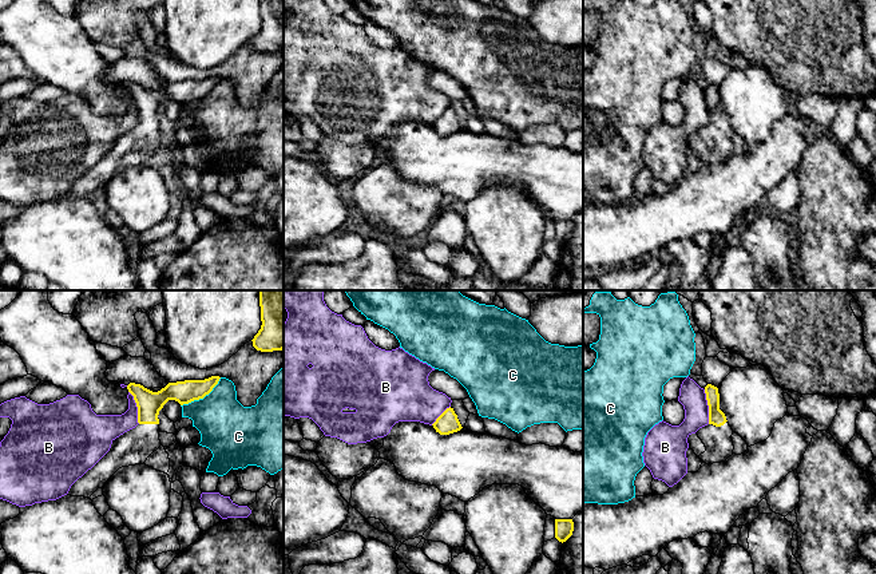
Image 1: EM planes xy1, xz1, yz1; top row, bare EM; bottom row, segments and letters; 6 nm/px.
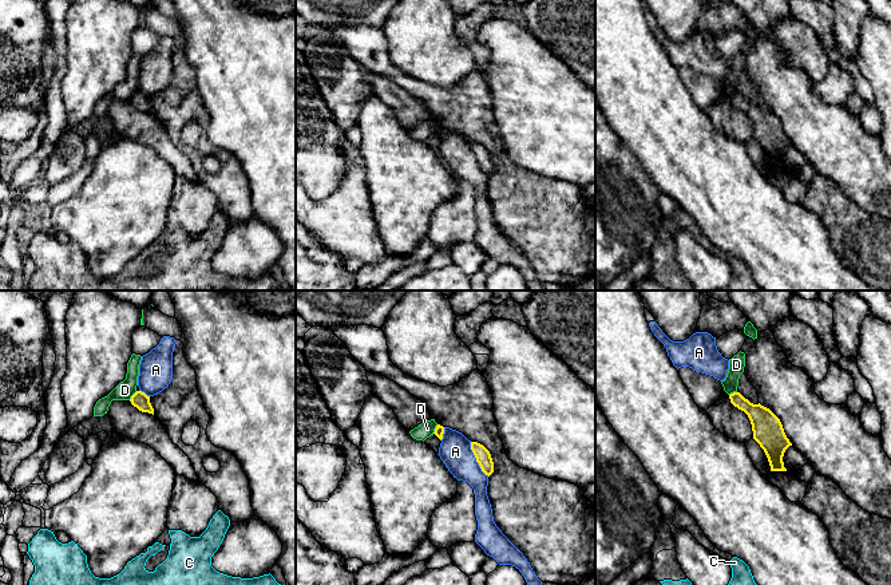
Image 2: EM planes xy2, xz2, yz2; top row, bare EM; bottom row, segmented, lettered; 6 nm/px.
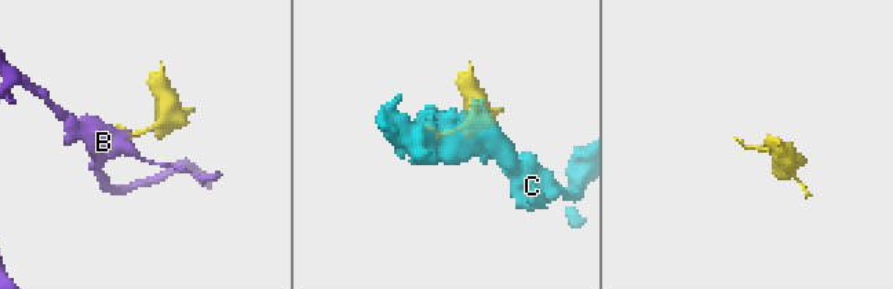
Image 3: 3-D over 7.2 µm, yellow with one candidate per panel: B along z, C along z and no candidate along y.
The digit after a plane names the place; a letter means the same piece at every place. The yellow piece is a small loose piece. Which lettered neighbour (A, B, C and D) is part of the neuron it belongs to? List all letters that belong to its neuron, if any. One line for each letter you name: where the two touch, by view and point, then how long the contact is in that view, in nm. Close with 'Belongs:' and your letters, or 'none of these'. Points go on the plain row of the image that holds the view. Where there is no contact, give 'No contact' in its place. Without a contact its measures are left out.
Belongs: none of these

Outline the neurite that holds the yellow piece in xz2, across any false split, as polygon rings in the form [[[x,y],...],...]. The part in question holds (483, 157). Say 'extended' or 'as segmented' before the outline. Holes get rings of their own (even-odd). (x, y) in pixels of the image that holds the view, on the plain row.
as segmented | [[[471,142],[471,150],[482,171],[490,177],[494,173],[494,162],[492,162],[490,151],[478,142]]]

